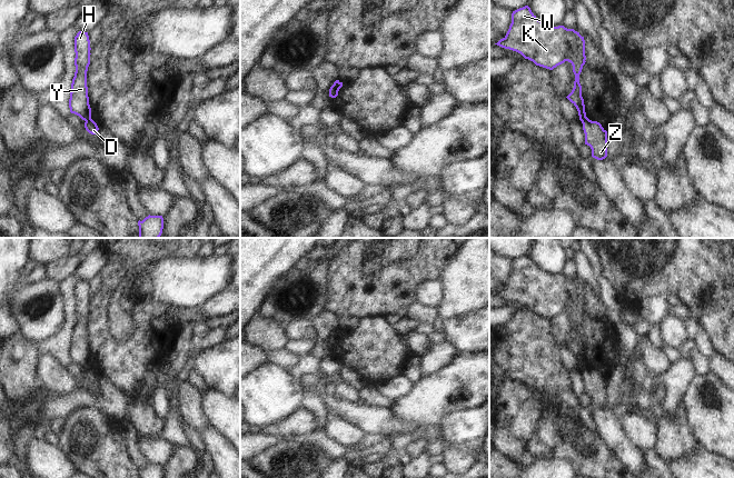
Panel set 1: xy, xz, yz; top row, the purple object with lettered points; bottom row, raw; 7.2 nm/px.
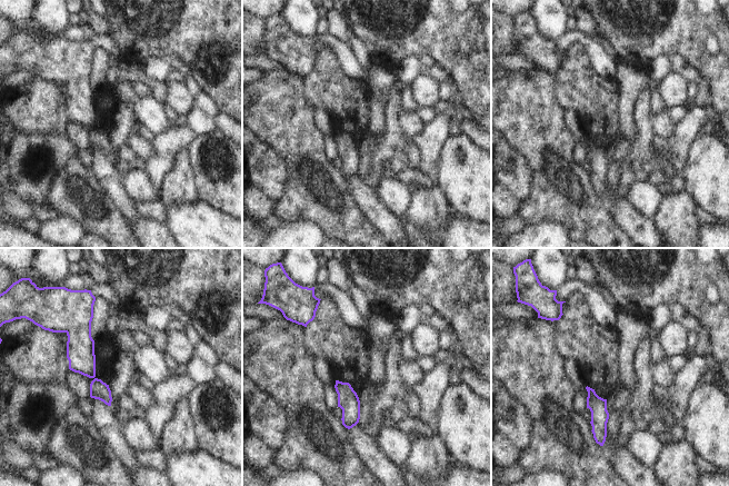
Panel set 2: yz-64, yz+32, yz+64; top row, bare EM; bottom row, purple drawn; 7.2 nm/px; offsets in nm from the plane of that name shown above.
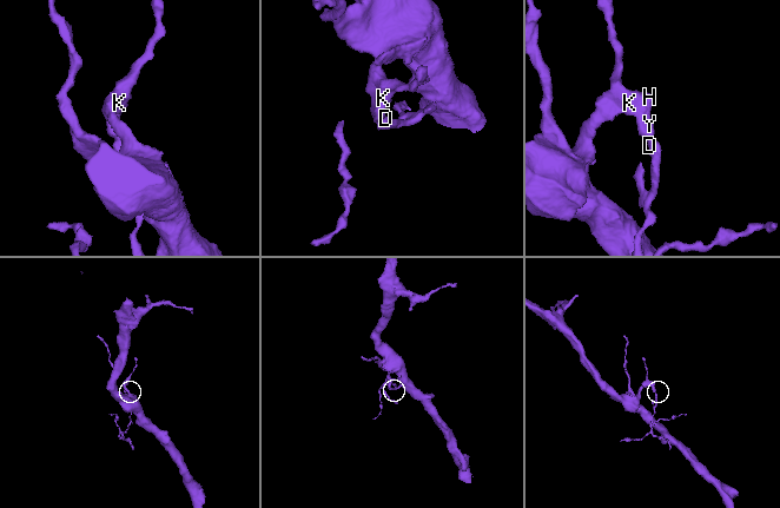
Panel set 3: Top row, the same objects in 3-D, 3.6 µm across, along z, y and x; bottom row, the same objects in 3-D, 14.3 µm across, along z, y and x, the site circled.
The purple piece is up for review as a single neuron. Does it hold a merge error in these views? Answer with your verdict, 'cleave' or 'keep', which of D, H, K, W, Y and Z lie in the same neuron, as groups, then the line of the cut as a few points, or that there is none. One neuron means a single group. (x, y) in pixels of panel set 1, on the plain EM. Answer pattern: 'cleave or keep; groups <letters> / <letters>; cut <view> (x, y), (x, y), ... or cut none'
cleave; groups D Z / H K W Y; cut xy (90, 367), (86, 370)

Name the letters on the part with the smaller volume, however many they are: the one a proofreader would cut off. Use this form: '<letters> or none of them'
D, Z

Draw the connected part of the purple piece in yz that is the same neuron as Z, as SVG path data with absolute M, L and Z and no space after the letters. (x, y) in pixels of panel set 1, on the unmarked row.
M588 367L582 370L585 382L585 394L592 398L592 406L603 409L607 406L607 380L597 370Z

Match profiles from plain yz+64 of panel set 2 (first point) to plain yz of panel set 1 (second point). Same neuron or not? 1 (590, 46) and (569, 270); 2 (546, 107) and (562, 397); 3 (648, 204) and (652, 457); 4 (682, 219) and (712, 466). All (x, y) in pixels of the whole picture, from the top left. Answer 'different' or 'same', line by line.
1: different
2: same
3: different
4: different

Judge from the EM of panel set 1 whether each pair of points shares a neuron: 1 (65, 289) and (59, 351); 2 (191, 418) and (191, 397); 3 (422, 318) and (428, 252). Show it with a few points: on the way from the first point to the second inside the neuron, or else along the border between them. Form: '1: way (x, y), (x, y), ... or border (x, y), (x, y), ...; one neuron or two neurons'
1: way (69, 305), (69, 322), (63, 336); one neuron
2: way (191, 412), (191, 402); one neuron
3: border (414, 301), (405, 317); two neurons

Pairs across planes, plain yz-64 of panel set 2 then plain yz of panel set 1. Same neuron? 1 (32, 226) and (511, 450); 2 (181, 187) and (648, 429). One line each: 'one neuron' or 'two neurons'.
1: two neurons
2: two neurons

